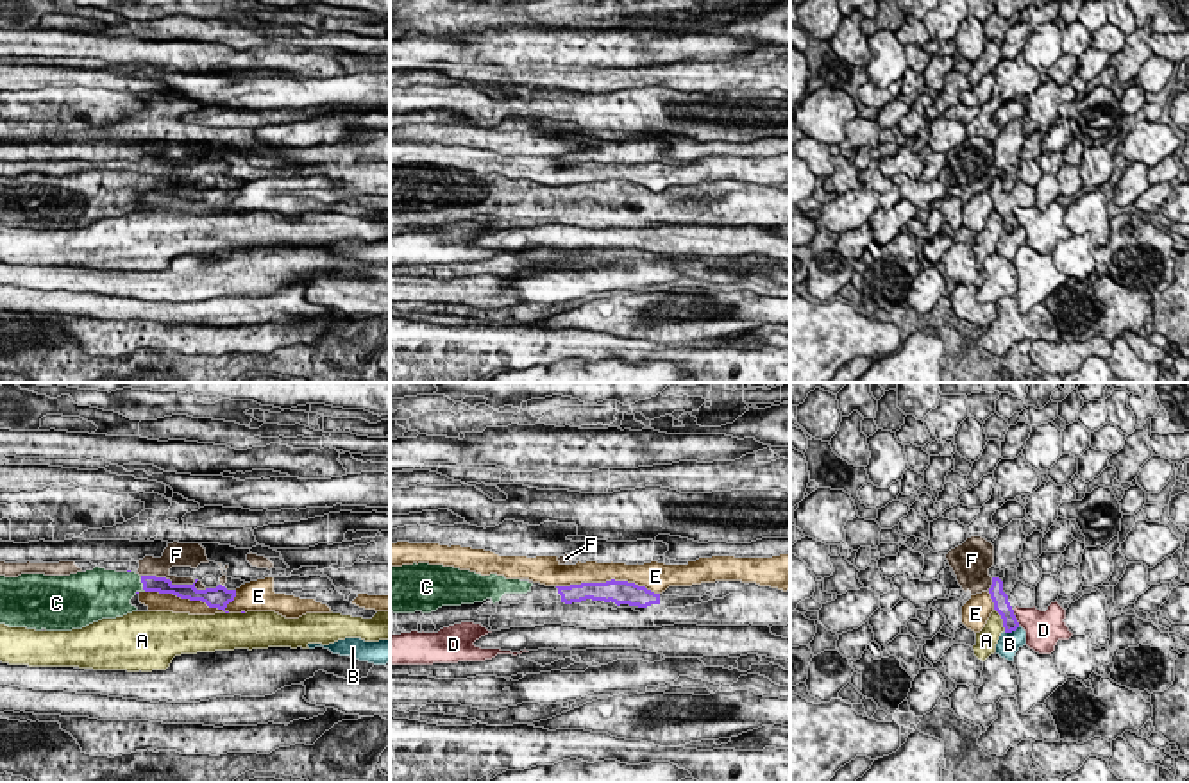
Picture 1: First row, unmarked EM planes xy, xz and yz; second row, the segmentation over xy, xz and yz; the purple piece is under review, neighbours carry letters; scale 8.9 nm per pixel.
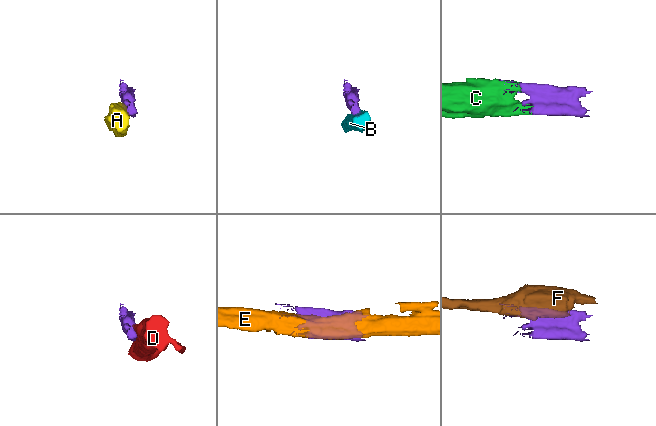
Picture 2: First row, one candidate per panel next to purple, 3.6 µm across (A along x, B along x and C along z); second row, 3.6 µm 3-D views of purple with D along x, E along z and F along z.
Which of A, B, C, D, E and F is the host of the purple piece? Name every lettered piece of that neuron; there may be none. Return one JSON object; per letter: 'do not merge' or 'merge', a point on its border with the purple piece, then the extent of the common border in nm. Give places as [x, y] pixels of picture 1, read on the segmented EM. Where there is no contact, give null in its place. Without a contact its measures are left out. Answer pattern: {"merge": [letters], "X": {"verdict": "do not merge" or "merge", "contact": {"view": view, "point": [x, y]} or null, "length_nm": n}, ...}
{"merge": ["C"], "A": {"verdict": "do not merge", "contact": {"view": "yz", "point": [1002, 617]}, "length_nm": 240}, "B": {"verdict": "do not merge", "contact": {"view": "yz", "point": [1011, 631]}, "length_nm": 170}, "C": {"verdict": "merge", "contact": {"view": "xy", "point": [142, 581]}, "length_nm": 150}, "D": {"verdict": "do not merge", "contact": {"view": "yz", "point": [1014, 617]}, "length_nm": 160}, "E": {"verdict": "do not merge", "contact": {"view": "xy", "point": [192, 599]}, "length_nm": 850}, "F": {"verdict": "do not merge", "contact": {"view": "xy", "point": [174, 585]}, "length_nm": 600}}

